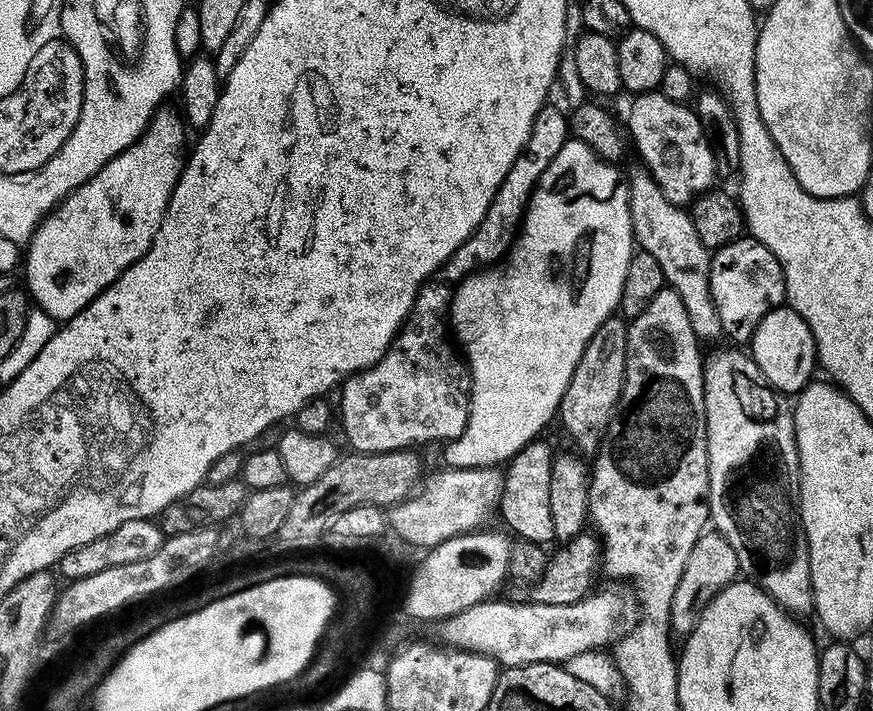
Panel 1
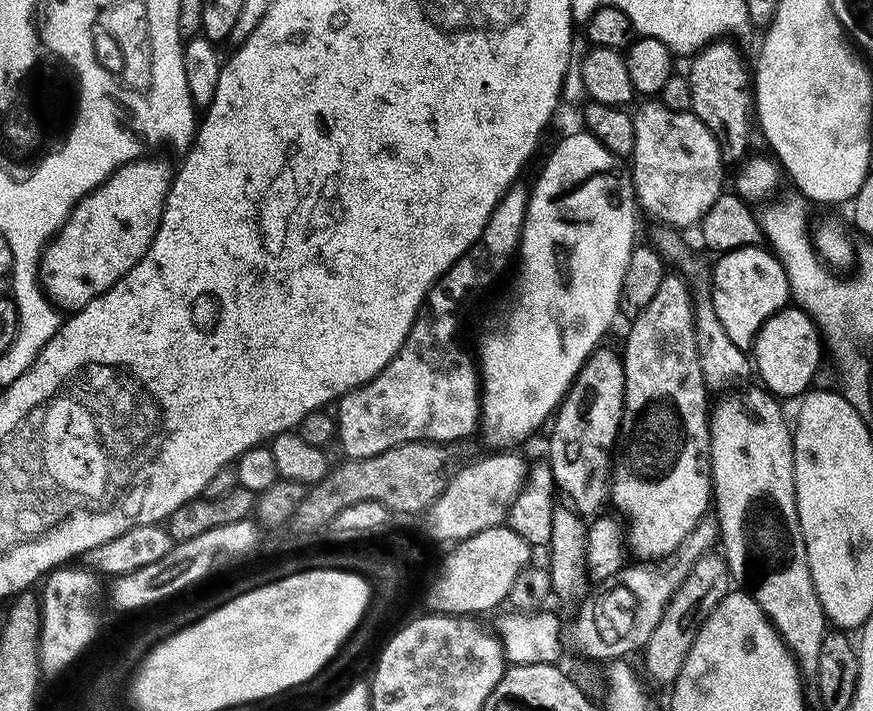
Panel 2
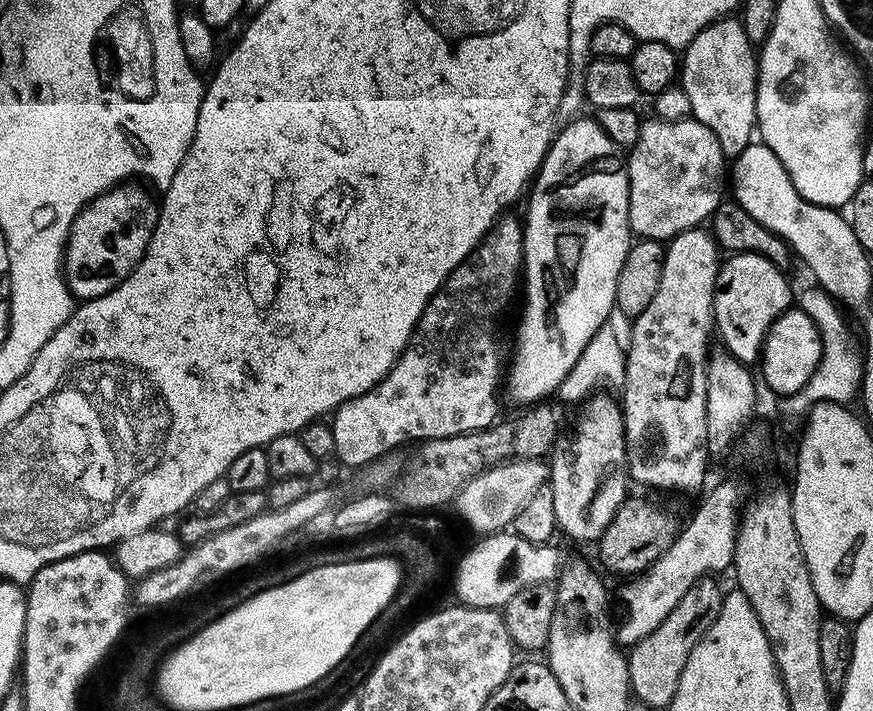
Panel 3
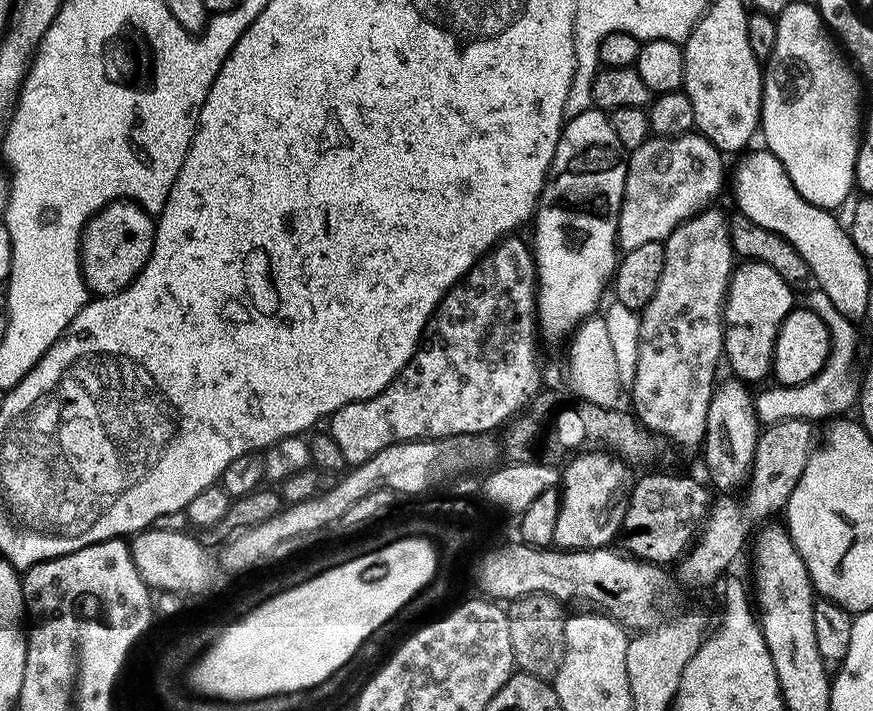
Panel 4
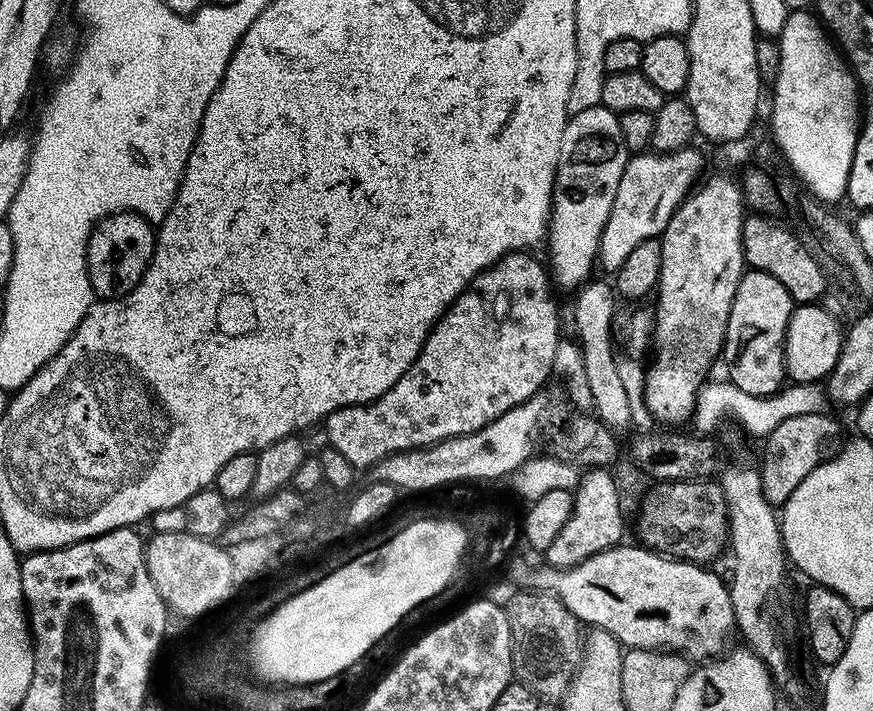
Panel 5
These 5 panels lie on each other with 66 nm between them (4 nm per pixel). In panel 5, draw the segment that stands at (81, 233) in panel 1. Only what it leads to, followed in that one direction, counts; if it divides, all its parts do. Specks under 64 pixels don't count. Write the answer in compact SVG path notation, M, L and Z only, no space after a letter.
M116 212L105 216L88 239L88 283L100 300L115 300L124 296L144 276L156 249L156 232L153 225L136 212Z

